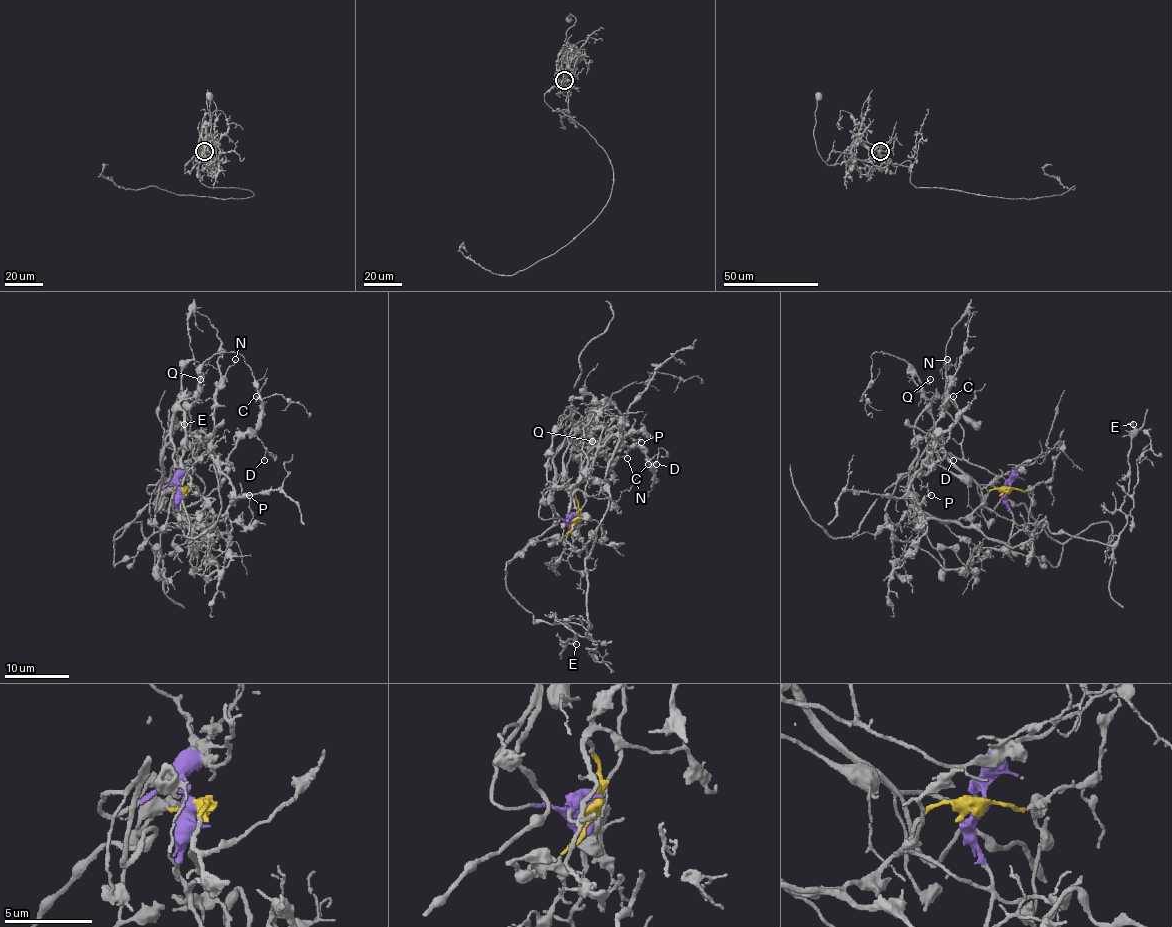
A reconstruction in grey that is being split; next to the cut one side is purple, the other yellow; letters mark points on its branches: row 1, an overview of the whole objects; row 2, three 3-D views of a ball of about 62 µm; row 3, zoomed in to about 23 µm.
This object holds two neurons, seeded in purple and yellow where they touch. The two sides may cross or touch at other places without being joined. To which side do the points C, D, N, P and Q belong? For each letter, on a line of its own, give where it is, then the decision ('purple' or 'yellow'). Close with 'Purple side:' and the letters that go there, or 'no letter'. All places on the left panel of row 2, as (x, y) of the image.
C: place (256, 396); yellow
D: place (264, 460); yellow
N: place (235, 359); yellow
P: place (249, 495); yellow
Q: place (200, 379); purple
Purple side: Q

